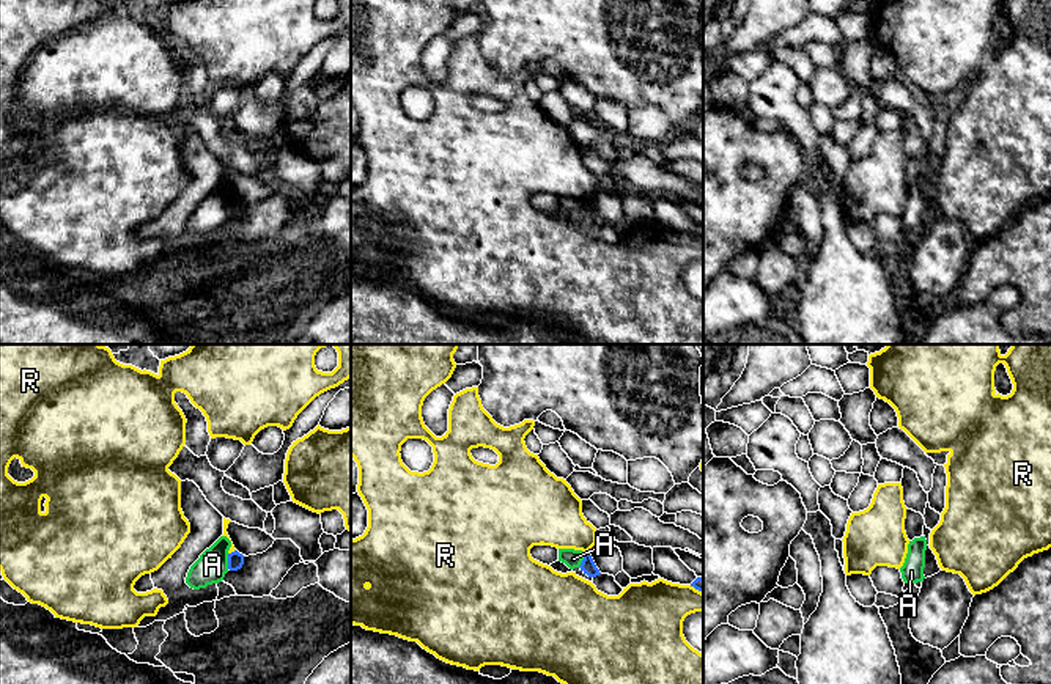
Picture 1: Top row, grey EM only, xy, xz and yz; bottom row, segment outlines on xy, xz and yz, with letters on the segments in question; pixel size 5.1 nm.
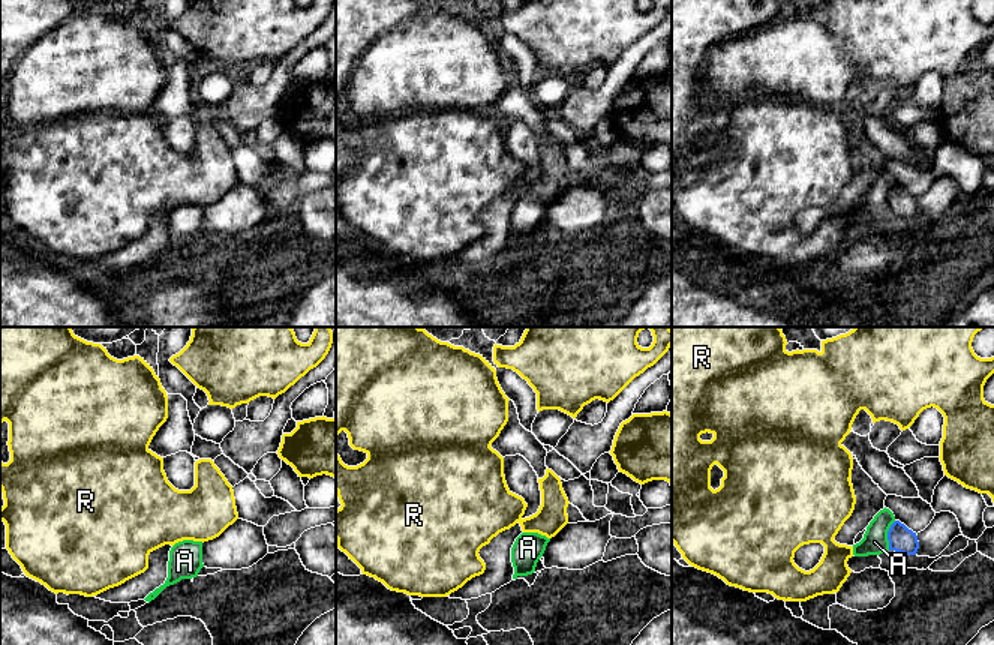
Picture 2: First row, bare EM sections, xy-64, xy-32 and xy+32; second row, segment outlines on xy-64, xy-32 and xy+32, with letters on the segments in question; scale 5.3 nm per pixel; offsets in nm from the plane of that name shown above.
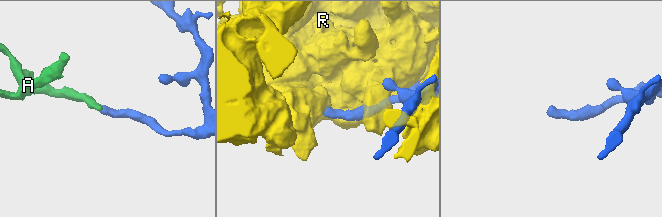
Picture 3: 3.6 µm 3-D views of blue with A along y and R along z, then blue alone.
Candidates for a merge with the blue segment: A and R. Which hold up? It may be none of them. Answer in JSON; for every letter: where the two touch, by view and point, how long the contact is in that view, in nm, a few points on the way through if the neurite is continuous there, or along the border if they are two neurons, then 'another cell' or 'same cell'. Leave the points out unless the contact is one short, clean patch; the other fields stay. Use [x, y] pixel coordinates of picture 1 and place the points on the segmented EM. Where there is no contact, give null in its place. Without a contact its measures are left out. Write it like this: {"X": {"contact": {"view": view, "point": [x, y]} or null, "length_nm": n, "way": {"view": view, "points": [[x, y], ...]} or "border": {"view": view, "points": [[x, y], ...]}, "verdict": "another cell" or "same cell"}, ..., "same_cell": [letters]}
{"A": {"contact": {"view": "xy", "point": [228, 562]}, "length_nm": 80, "border": {"view": "xy", "points": [[227, 554], [228, 568]]}, "verdict": "another cell"}, "R": {"contact": {"view": "xz", "point": [586, 552]}, "length_nm": 30, "verdict": "another cell"}, "same_cell": []}

